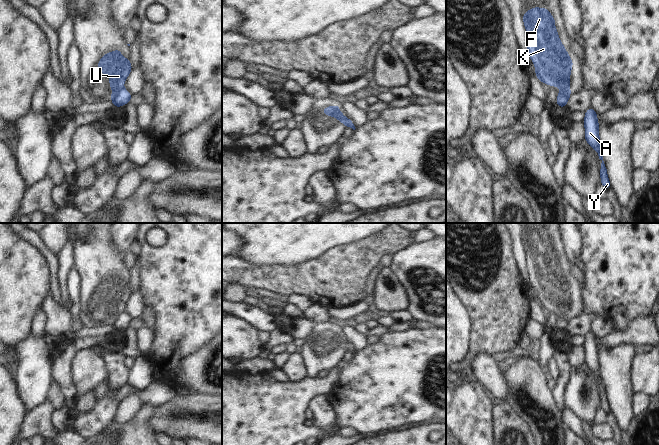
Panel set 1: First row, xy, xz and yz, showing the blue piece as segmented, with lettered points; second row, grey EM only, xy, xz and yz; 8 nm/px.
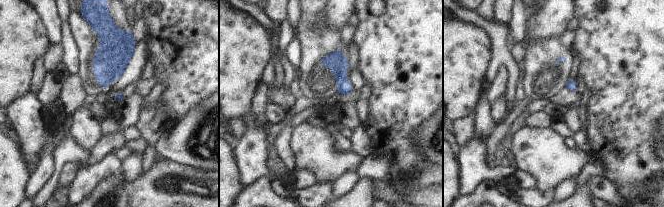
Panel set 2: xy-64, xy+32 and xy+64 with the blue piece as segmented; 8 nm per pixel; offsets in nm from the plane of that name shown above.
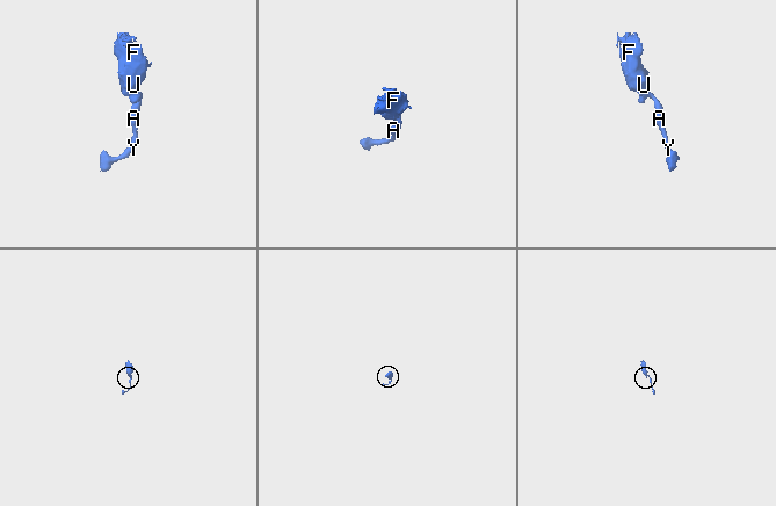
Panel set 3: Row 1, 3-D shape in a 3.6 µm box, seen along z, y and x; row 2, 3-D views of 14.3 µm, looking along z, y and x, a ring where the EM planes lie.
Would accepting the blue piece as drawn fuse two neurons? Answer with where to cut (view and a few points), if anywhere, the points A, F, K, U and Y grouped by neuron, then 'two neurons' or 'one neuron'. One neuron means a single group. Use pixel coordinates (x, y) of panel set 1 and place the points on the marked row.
cut xy (121, 86), (113, 89); groups A Y / F K U; two neurons

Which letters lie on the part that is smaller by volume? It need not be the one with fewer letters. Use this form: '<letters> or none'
A, Y

